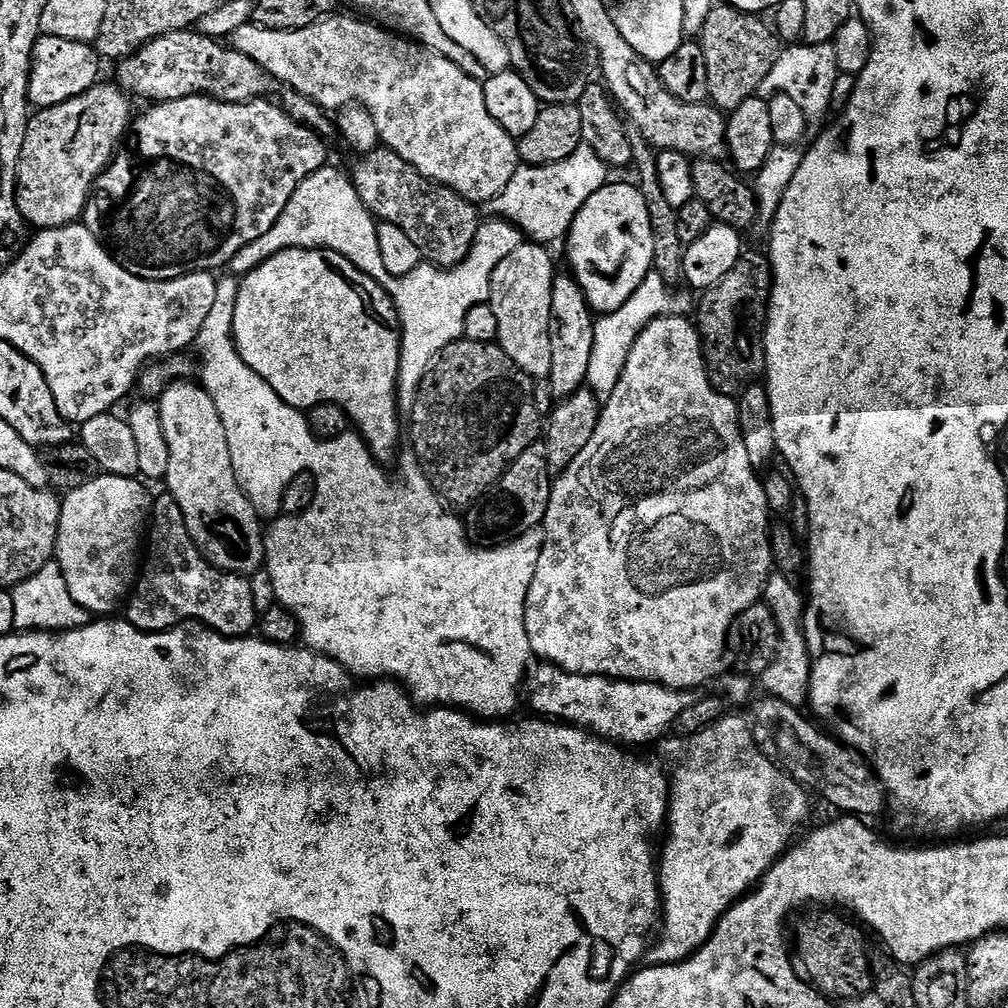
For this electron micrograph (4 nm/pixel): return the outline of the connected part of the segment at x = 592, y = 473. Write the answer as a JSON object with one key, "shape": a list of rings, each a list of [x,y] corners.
{"shape":[[[666,316],[650,322],[638,334],[637,341],[634,342],[633,349],[630,350],[626,360],[625,369],[618,384],[614,387],[614,392],[609,395],[608,400],[603,401],[600,410],[600,421],[594,430],[594,438],[586,442],[586,447],[566,471],[559,473],[555,477],[548,509],[544,515],[542,531],[544,533],[544,545],[542,554],[538,554],[538,570],[534,570],[534,582],[530,582],[530,590],[526,594],[526,634],[530,638],[533,657],[541,661],[556,664],[560,668],[566,669],[574,674],[586,674],[587,676],[611,676],[614,680],[648,680],[652,684],[661,684],[667,688],[675,688],[678,692],[697,690],[703,684],[708,684],[717,679],[725,671],[724,668],[724,648],[729,647],[730,641],[728,632],[732,625],[736,623],[736,618],[741,616],[747,608],[754,606],[764,595],[764,584],[774,571],[774,561],[772,558],[770,529],[770,511],[767,506],[766,490],[762,483],[758,470],[750,466],[750,457],[746,454],[746,442],[742,442],[742,430],[738,422],[736,413],[737,401],[731,396],[722,396],[714,390],[714,386],[708,377],[708,367],[704,364],[704,345],[700,339],[699,331],[689,317],[686,316]]]}

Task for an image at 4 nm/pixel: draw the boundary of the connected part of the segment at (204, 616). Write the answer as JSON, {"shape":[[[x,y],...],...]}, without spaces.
{"shape":[[[163,495],[155,497],[150,509],[150,523],[146,528],[146,555],[143,557],[138,579],[126,600],[128,623],[133,624],[140,632],[164,632],[181,622],[195,622],[205,624],[207,628],[229,638],[247,637],[251,633],[248,631],[251,628],[253,631],[258,624],[258,613],[254,610],[254,597],[248,577],[238,576],[235,572],[223,572],[204,559],[186,526],[182,506],[178,506],[172,495]]]}

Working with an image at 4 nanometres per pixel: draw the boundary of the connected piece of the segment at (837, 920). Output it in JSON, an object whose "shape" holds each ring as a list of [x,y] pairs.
{"shape":[[[826,914],[822,920],[816,916],[808,916],[802,919],[794,932],[794,952],[809,980],[817,991],[823,993],[831,1000],[847,1002],[859,996],[867,995],[872,989],[871,957],[868,956],[866,940],[863,932],[844,919],[834,915]]]}

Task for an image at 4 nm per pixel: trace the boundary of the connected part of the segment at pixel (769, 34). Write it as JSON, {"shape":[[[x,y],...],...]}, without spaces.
{"shape":[[[720,2],[714,10],[710,10],[710,18],[706,18],[706,26],[700,31],[698,42],[702,46],[702,54],[706,54],[706,71],[710,73],[710,100],[725,113],[731,114],[735,108],[742,106],[742,102],[757,95],[760,89],[756,88],[765,87],[768,75],[780,58],[781,41],[775,31],[760,20],[763,19],[759,15],[740,12],[737,8],[731,8],[728,3]]]}

